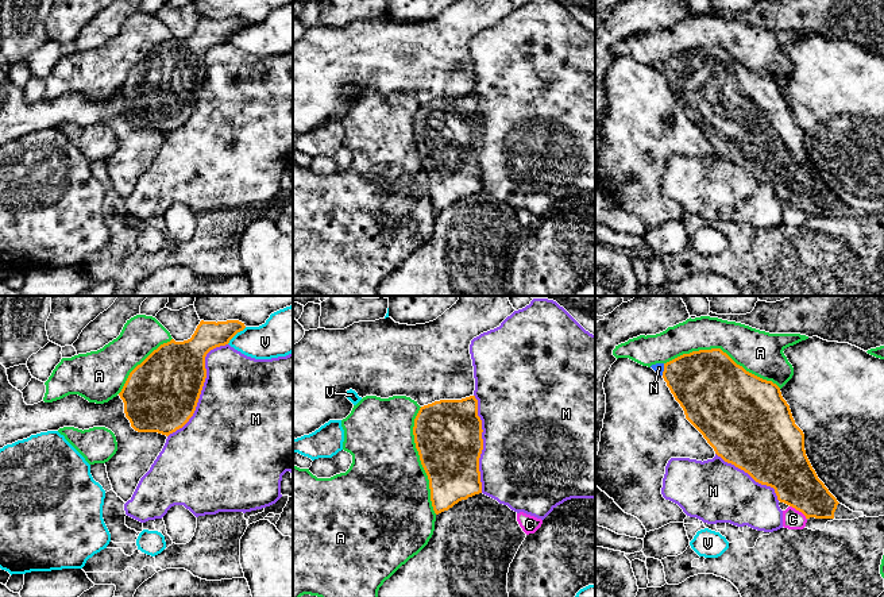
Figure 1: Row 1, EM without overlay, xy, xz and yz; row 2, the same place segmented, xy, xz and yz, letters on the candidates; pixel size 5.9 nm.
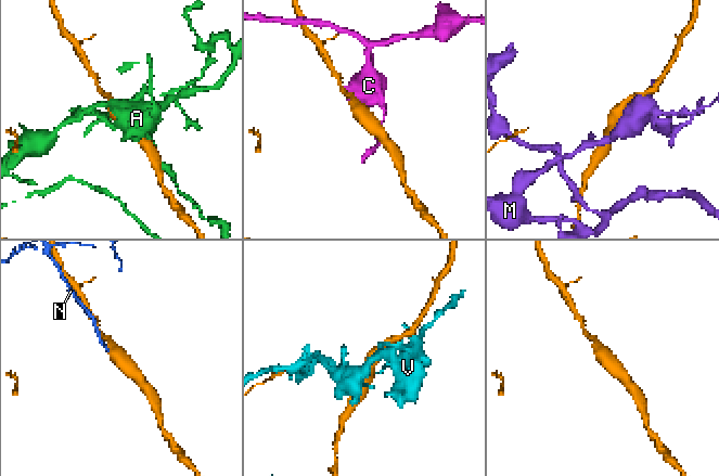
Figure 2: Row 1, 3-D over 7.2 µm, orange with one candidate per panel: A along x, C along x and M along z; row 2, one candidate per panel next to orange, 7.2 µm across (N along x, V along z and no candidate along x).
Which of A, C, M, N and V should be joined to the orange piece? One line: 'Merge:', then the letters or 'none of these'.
Merge: N

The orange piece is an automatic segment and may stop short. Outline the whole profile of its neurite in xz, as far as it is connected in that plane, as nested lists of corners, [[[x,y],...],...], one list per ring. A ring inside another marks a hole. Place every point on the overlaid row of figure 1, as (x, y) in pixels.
[[[440,400],[420,408],[414,443],[429,479],[436,515],[482,493],[479,458],[483,450],[478,400]]]

